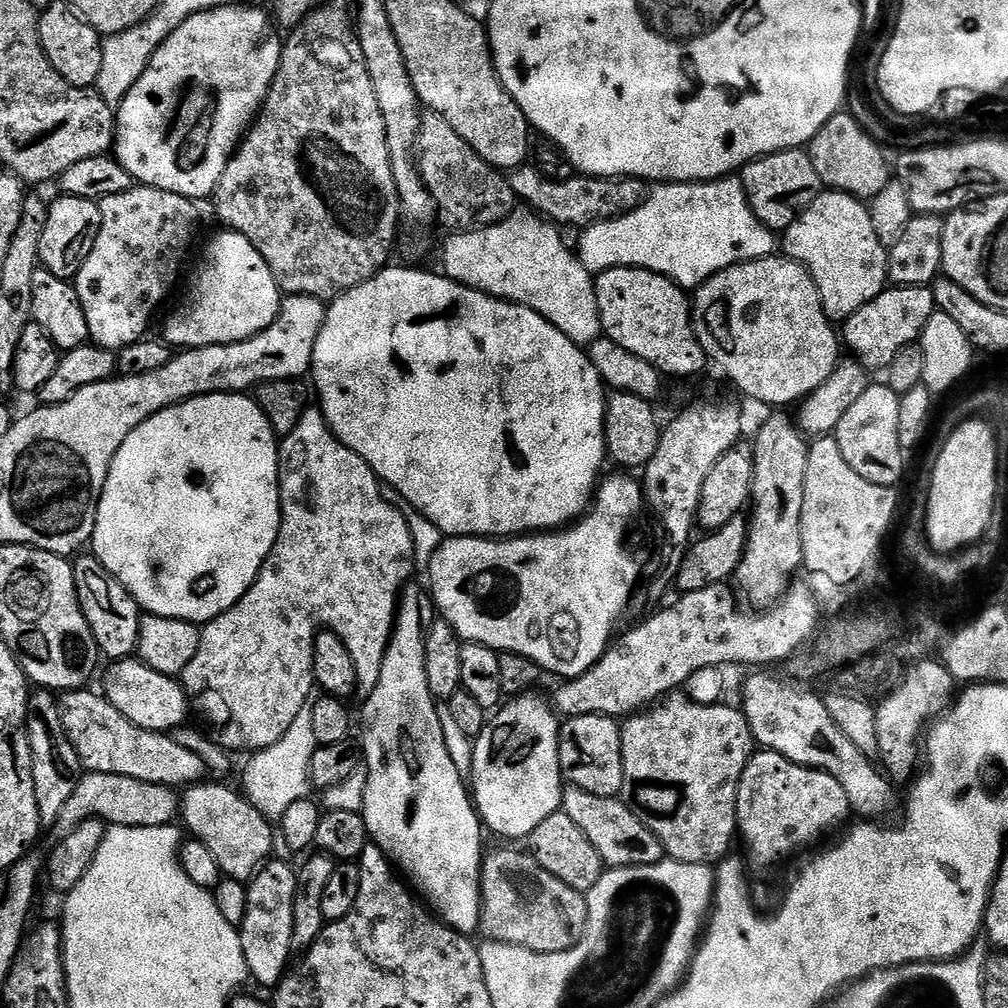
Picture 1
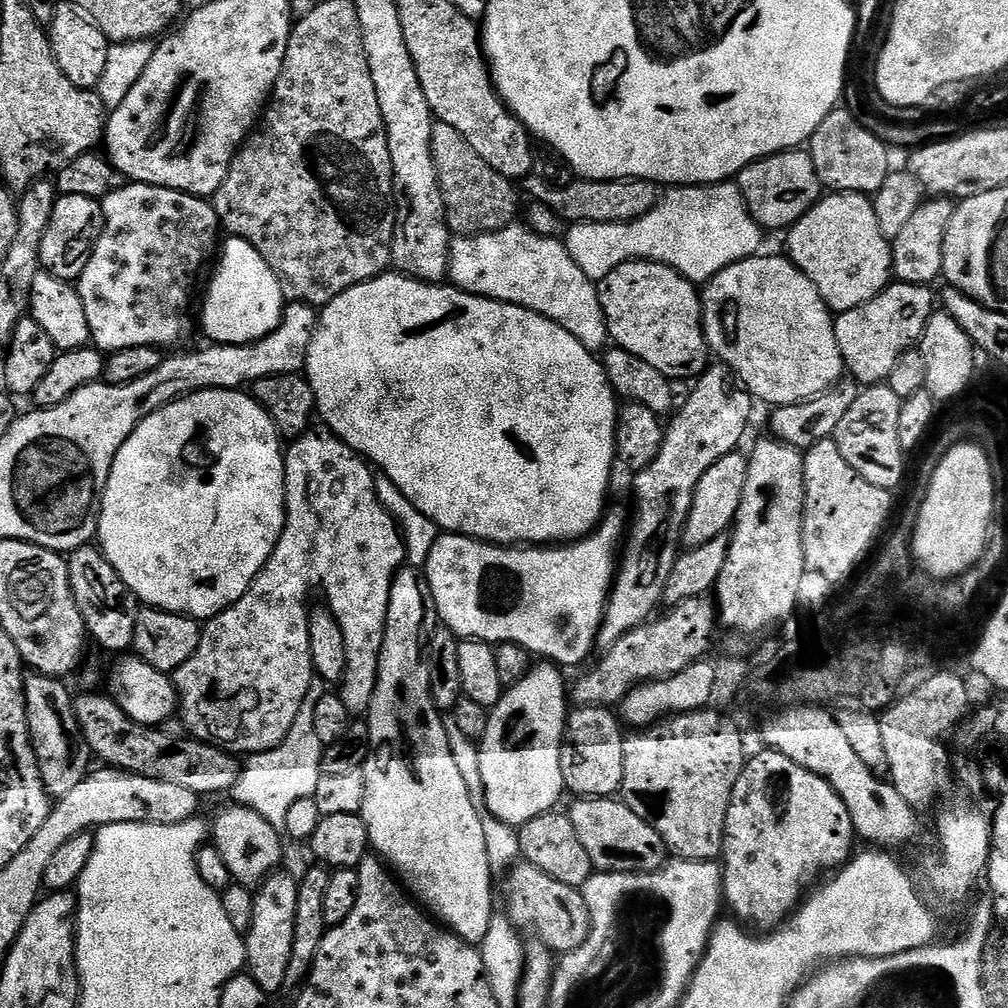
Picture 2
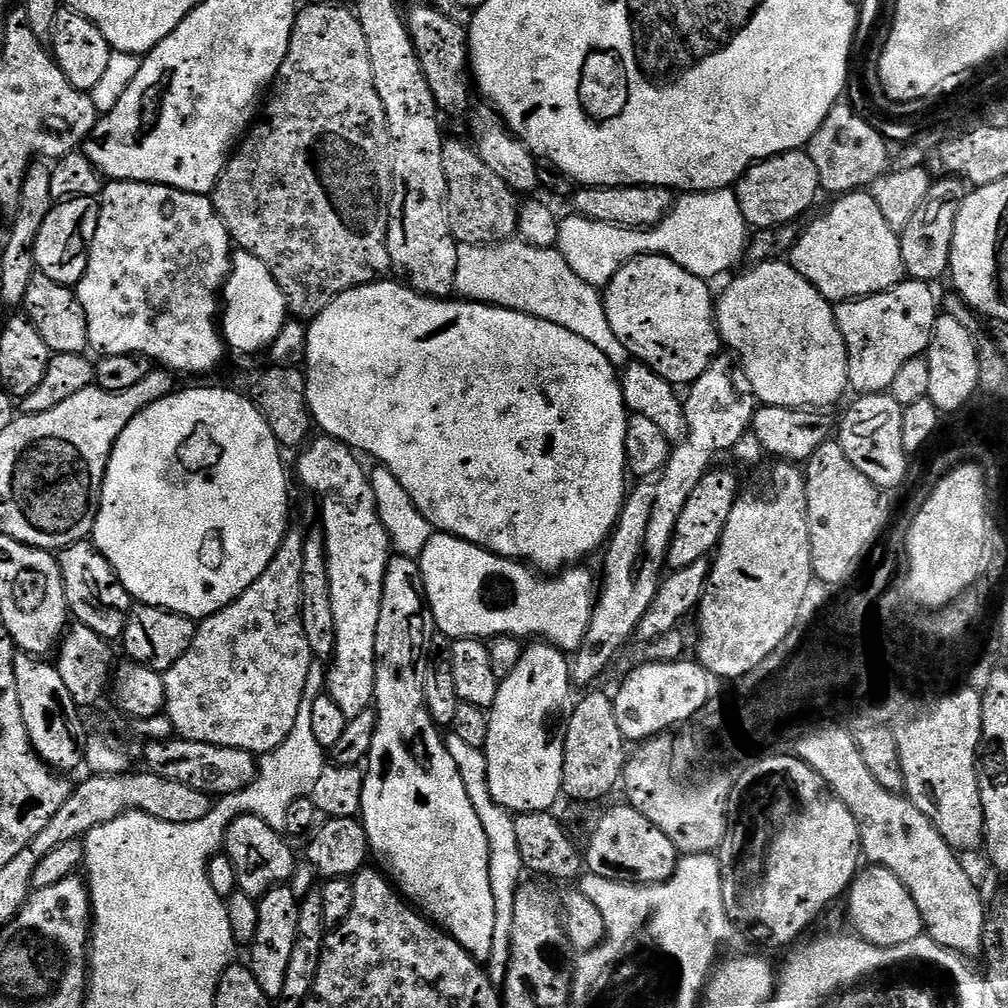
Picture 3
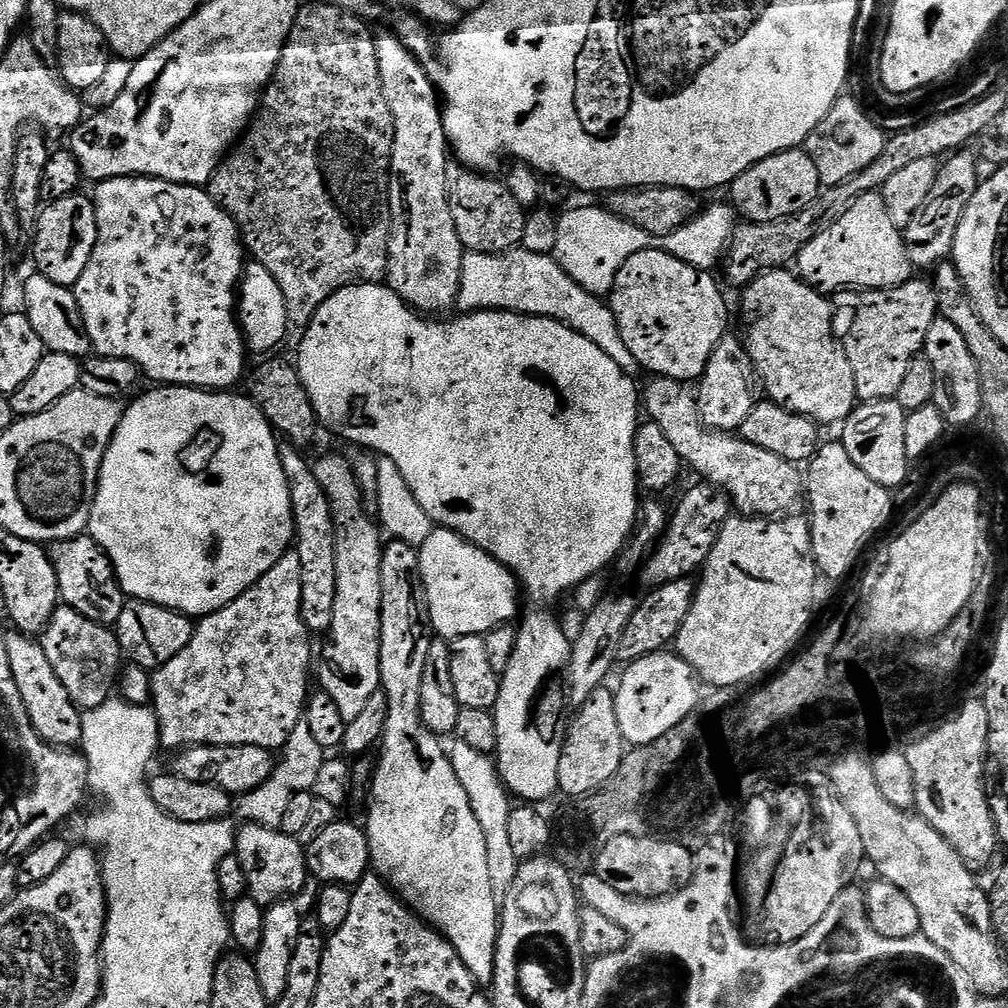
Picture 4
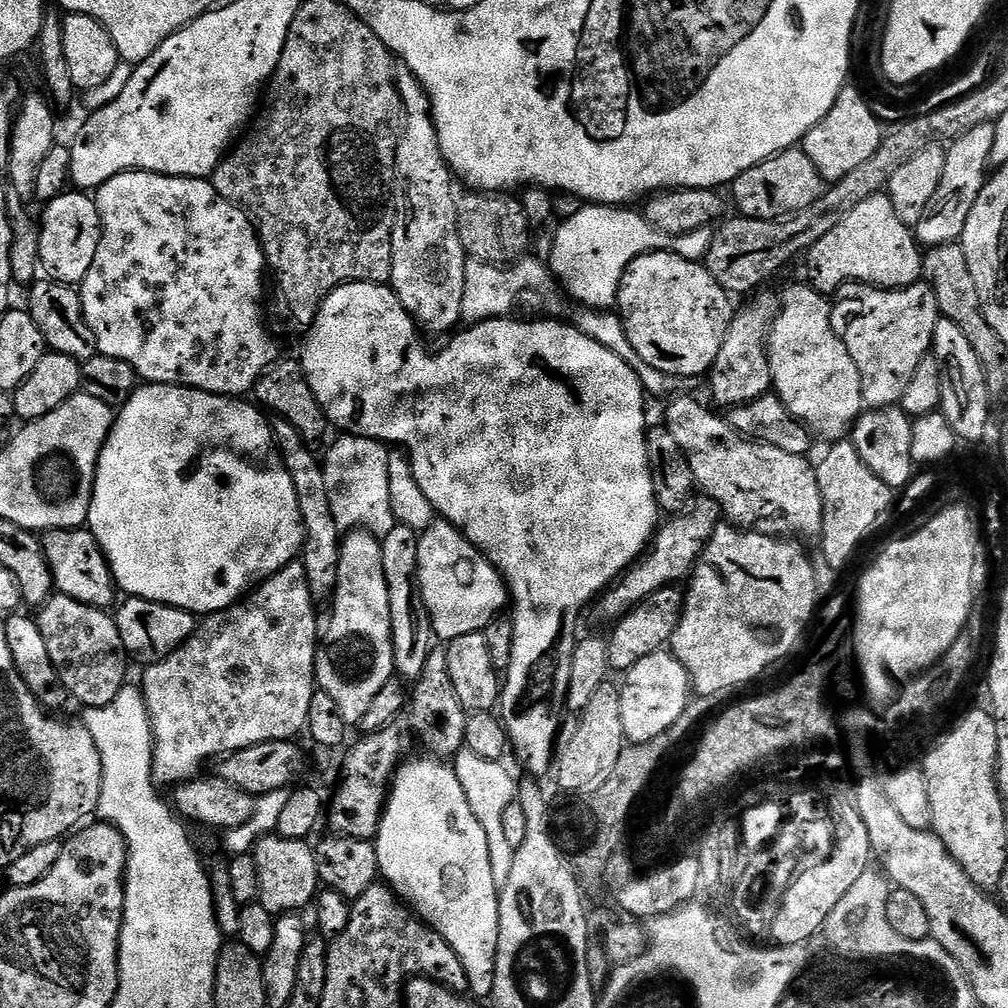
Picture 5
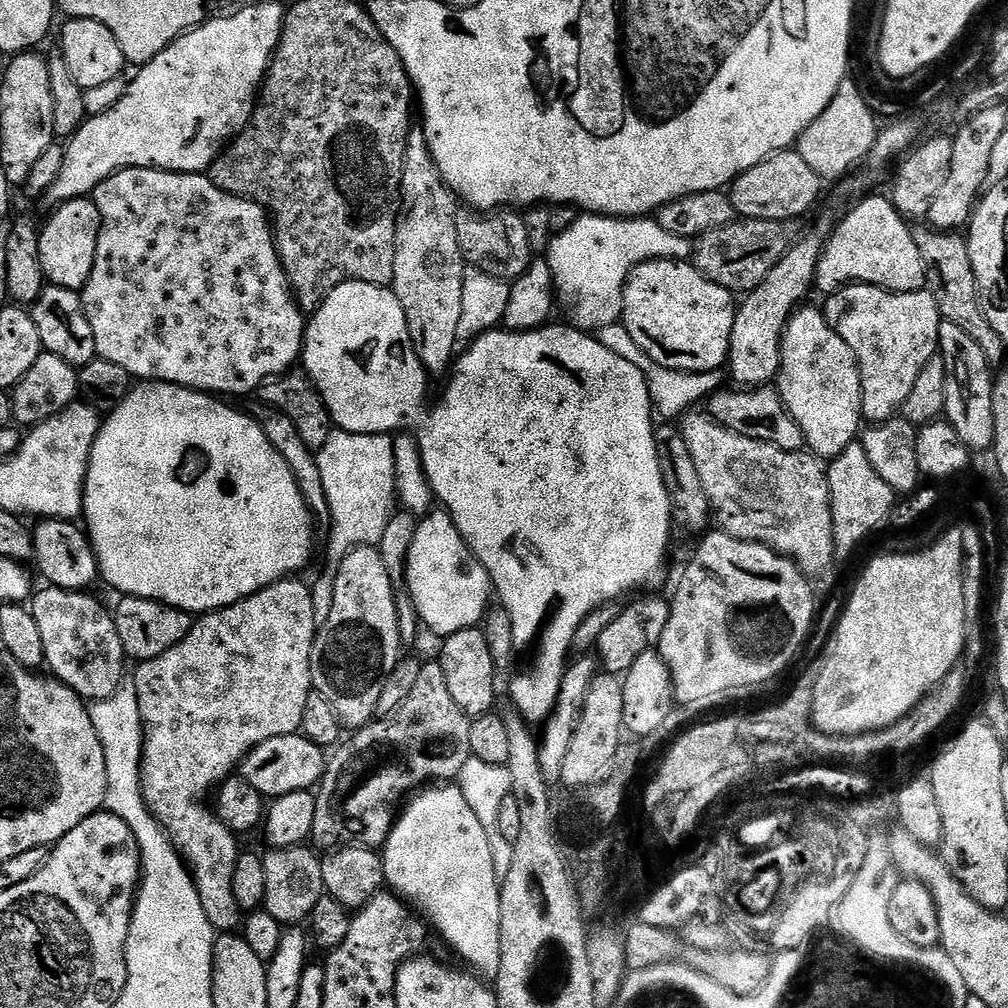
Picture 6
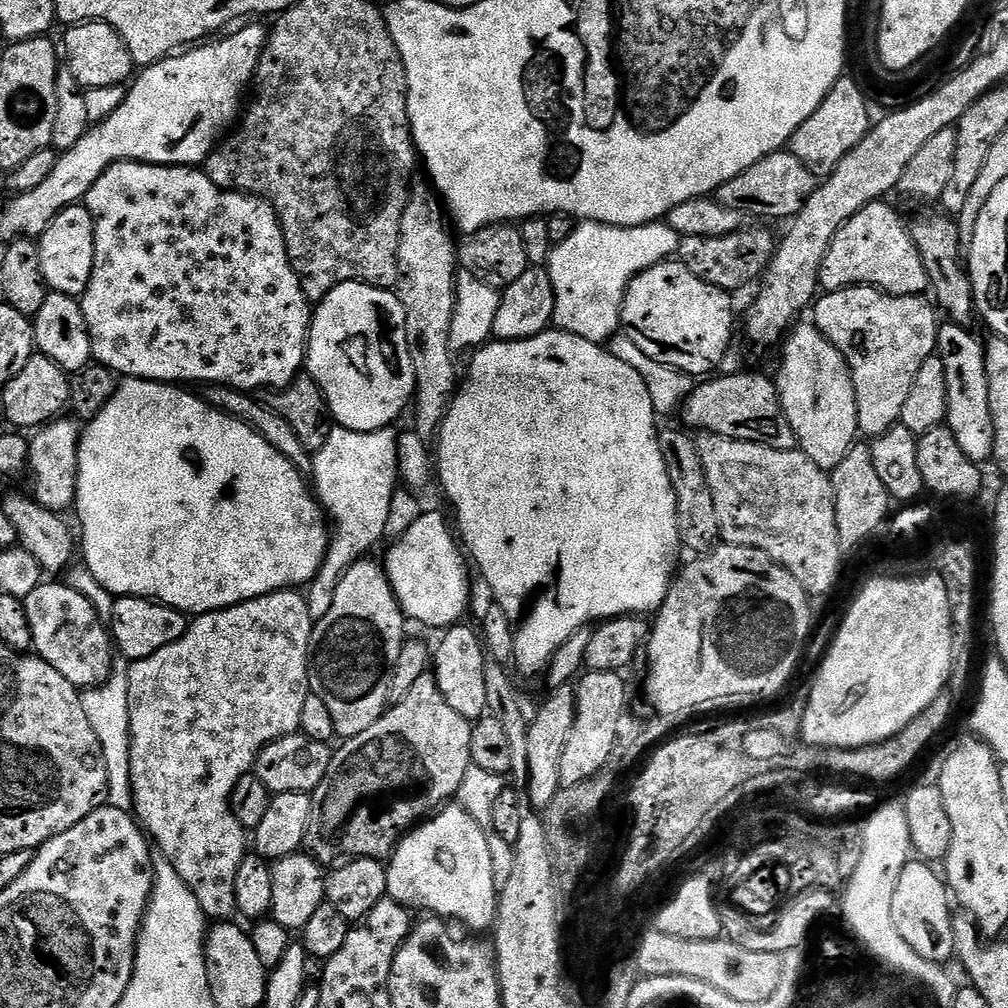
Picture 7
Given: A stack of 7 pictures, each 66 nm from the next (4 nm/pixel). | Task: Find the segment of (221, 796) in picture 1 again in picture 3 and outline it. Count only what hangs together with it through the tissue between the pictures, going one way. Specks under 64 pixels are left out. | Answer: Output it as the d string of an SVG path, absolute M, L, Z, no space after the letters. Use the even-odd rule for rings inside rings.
M240 815L226 828L226 856L236 870L239 891L257 898L266 895L271 888L287 885L296 872L298 857L281 833L256 816Z

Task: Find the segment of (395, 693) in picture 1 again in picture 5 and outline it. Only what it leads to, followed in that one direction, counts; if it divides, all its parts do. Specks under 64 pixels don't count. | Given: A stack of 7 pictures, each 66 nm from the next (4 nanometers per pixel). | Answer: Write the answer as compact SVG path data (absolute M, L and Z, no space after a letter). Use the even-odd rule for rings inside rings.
M397 523L390 534L386 534L380 546L382 570L386 570L386 590L390 590L390 626L396 672L408 682L414 682L420 677L422 666L426 666L426 658L434 647L432 619L428 617L416 582L419 545L420 533ZM429 756L405 759L392 777L384 817L374 837L380 876L397 896L415 906L416 915L452 947L454 954L458 954L458 962L462 962L468 975L467 991L473 997L488 998L494 990L496 977L500 913L500 893L490 866L490 846L486 846L482 822L474 818L474 810L470 810L470 802L466 802L462 782L458 782L453 769L443 759Z

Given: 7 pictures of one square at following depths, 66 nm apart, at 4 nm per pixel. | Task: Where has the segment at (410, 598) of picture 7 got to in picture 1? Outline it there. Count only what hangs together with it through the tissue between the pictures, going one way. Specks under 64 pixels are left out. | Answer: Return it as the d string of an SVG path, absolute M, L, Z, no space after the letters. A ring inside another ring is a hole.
M620 474L624 476L612 476L608 481L597 487L594 499L587 512L575 521L571 526L565 526L559 530L549 530L539 534L525 534L515 538L485 538L483 536L453 536L445 539L434 558L426 569L427 587L434 601L434 607L439 615L455 630L461 641L469 644L481 644L487 648L495 648L497 652L513 652L522 654L533 660L545 673L553 672L559 678L571 678L586 674L590 666L594 666L608 651L613 643L612 631L616 623L624 616L628 603L632 600L632 591L640 580L640 535L644 532L644 512L646 516L644 489L641 481L636 480L635 475Z

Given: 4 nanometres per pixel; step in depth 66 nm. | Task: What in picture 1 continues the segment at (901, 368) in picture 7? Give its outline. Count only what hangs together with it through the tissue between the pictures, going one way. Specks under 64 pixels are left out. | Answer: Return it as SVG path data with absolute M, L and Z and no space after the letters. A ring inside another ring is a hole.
M888 286L878 298L866 302L842 324L842 340L853 357L869 370L887 369L903 348L913 347L919 341L924 327L933 312L937 311L931 287L902 288ZM844 328L844 332L843 332Z

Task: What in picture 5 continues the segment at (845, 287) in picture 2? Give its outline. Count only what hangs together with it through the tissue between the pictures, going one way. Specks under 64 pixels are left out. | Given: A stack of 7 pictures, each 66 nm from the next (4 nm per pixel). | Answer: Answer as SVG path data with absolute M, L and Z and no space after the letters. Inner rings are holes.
M887 194L858 202L826 238L818 238L806 253L807 283L821 294L839 293L849 282L877 288L909 288L921 279L922 248L913 229L894 214Z

